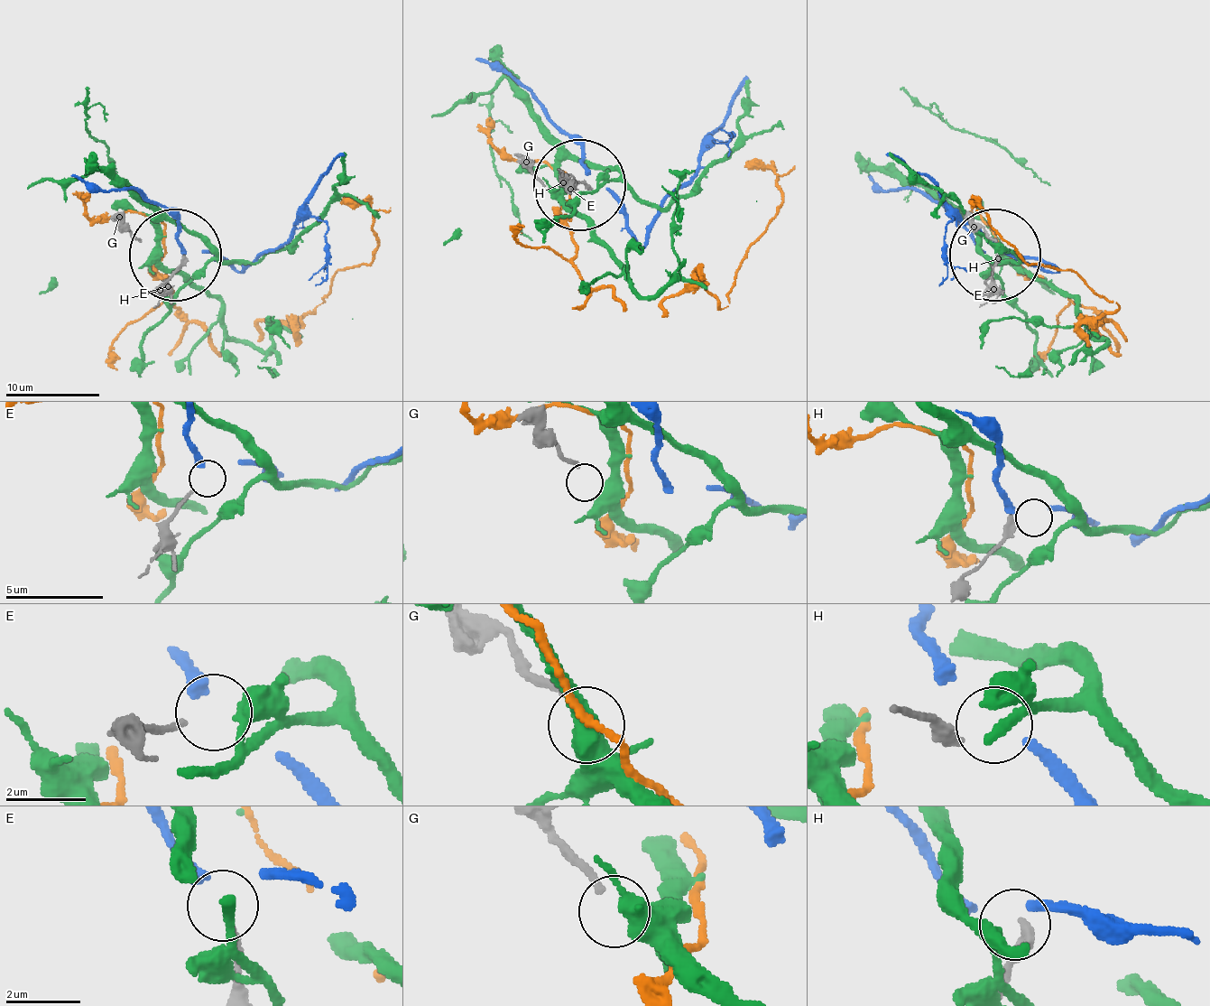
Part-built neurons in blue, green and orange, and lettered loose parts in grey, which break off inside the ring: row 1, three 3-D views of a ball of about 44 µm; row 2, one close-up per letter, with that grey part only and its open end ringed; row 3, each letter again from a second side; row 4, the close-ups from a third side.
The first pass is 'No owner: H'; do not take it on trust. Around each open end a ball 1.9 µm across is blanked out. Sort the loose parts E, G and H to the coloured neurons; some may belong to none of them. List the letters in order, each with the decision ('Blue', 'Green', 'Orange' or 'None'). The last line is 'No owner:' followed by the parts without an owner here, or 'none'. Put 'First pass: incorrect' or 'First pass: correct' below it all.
E: Blue
G: None
H: None
No owner: G, H
First pass: incorrect

